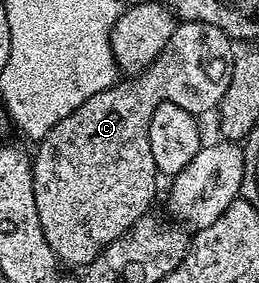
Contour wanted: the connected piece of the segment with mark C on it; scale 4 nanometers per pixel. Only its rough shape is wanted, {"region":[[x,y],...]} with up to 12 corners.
{"region":[[181,21],[43,134],[39,227],[91,264],[152,210],[151,115],[227,95],[234,42]]}

